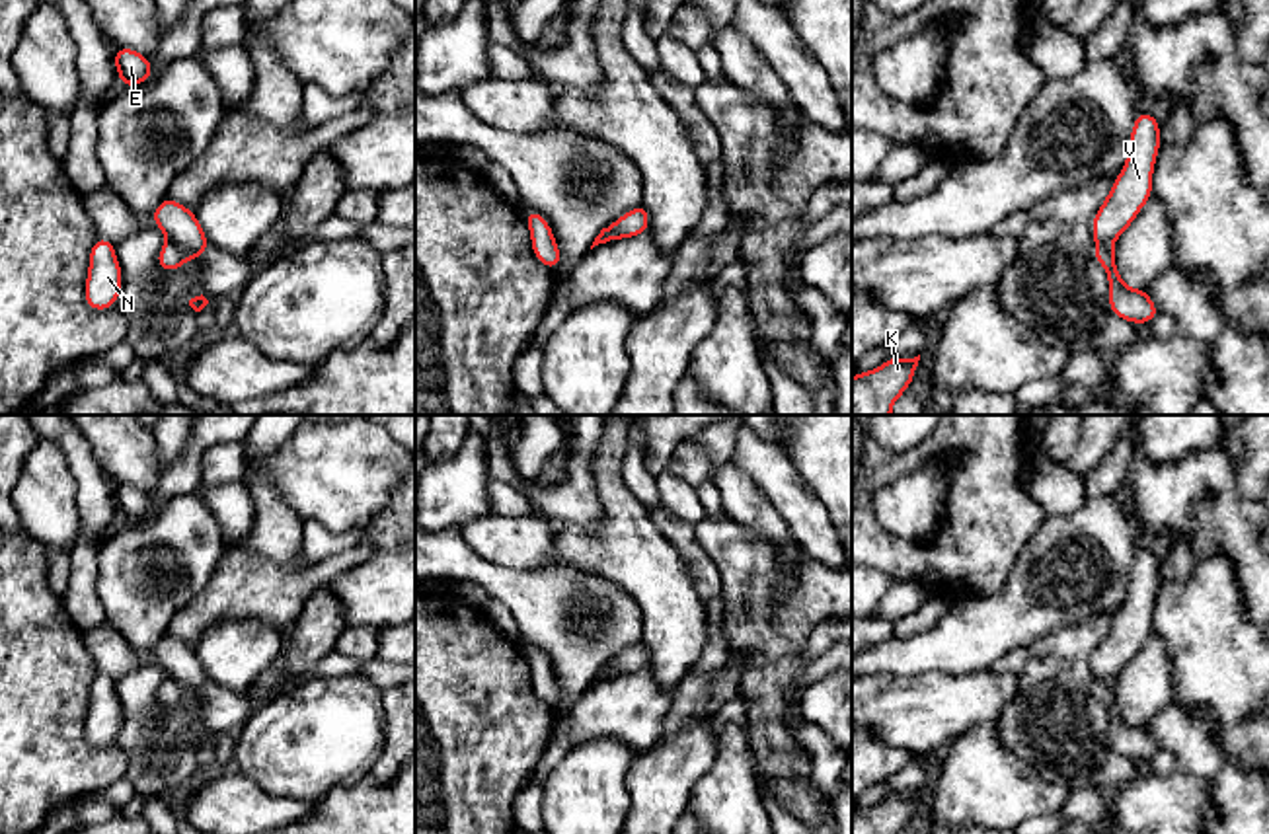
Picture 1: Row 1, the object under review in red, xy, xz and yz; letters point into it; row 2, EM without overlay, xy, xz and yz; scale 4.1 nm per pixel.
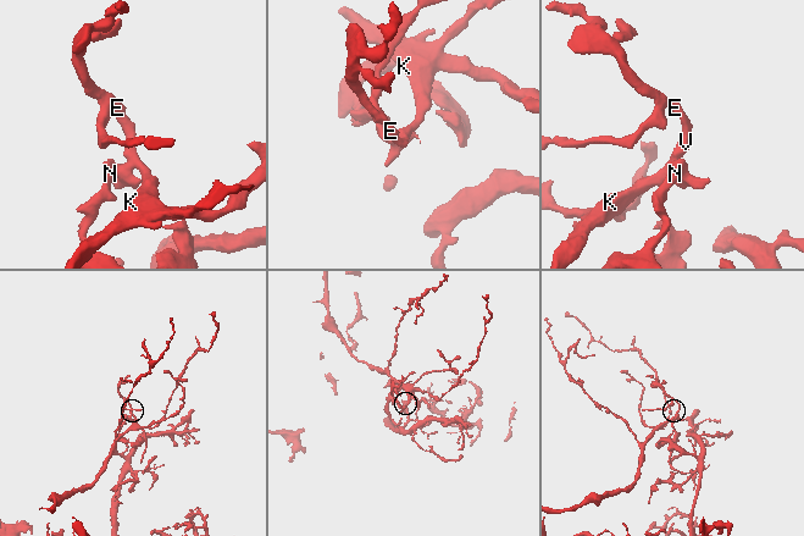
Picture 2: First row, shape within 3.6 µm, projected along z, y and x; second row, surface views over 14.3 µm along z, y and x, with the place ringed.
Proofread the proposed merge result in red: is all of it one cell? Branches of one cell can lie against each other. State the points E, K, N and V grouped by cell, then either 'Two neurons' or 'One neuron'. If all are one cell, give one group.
Groups: E K V / N. Two neurons

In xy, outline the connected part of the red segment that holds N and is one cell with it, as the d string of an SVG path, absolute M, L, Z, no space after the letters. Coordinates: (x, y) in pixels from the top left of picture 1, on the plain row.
M97 672L90 686L84 737L90 746L109 746L115 742L121 725L123 711L115 692L115 680Z

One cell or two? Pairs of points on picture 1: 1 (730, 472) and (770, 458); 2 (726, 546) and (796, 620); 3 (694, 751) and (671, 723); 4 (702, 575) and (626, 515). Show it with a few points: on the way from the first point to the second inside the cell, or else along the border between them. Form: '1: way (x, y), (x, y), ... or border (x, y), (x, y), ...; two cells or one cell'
1: border (730, 460), (770, 501); two cells
2: way (749, 573), (751, 606), (769, 626); one cell
3: border (708, 714), (696, 714), (657, 743); two cells
4: border (659, 532), (689, 564), (696, 595), (704, 603); two cells

